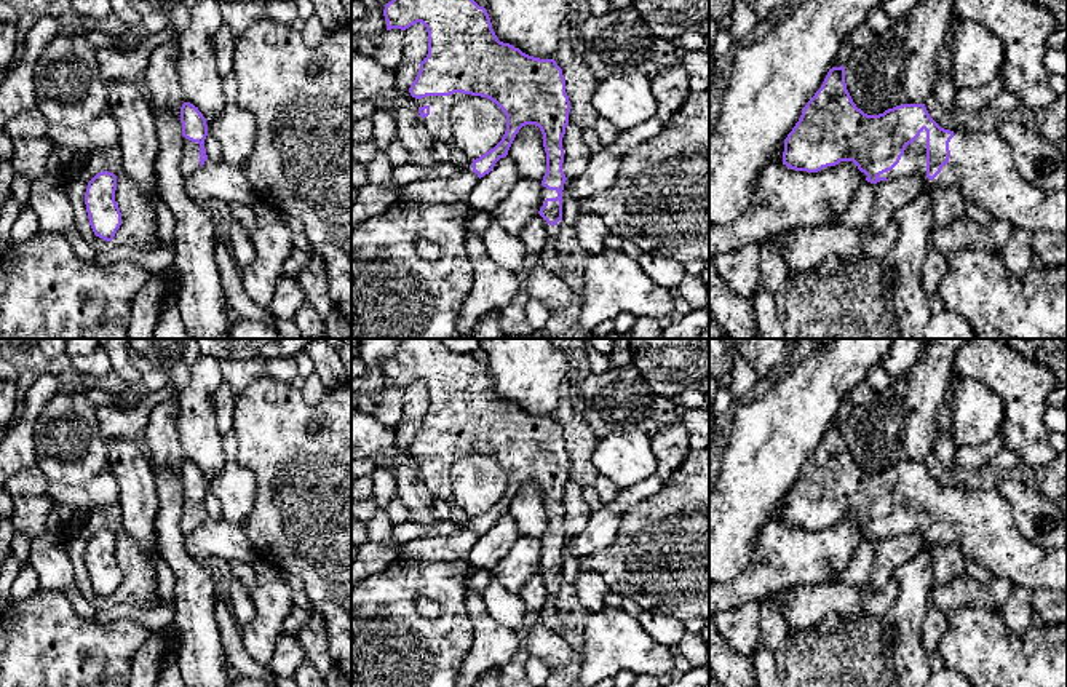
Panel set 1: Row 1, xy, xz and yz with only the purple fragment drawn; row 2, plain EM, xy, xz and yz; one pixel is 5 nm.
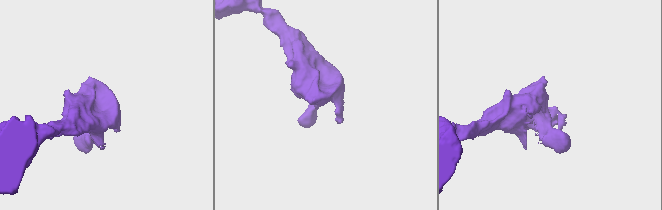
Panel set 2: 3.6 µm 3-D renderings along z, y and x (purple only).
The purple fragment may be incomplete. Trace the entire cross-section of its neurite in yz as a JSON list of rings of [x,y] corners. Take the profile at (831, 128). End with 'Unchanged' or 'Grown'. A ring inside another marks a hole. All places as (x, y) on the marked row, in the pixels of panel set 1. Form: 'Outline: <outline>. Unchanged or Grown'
Outline: [[[843,66],[827,72],[784,139],[783,152],[783,165],[795,171],[818,173],[840,161],[853,161],[871,184],[920,174],[934,189],[958,185],[965,200],[976,201],[992,219],[1006,220],[1014,228],[1067,232],[1067,190],[1046,193],[1022,181],[1013,165],[1013,152],[998,133],[944,129],[930,117],[925,104],[902,104],[867,115],[847,89]]]. Grown

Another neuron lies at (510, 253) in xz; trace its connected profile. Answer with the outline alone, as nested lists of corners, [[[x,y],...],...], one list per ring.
[[[494,217],[484,236],[486,252],[502,268],[522,275],[532,256],[519,236],[510,235]]]

